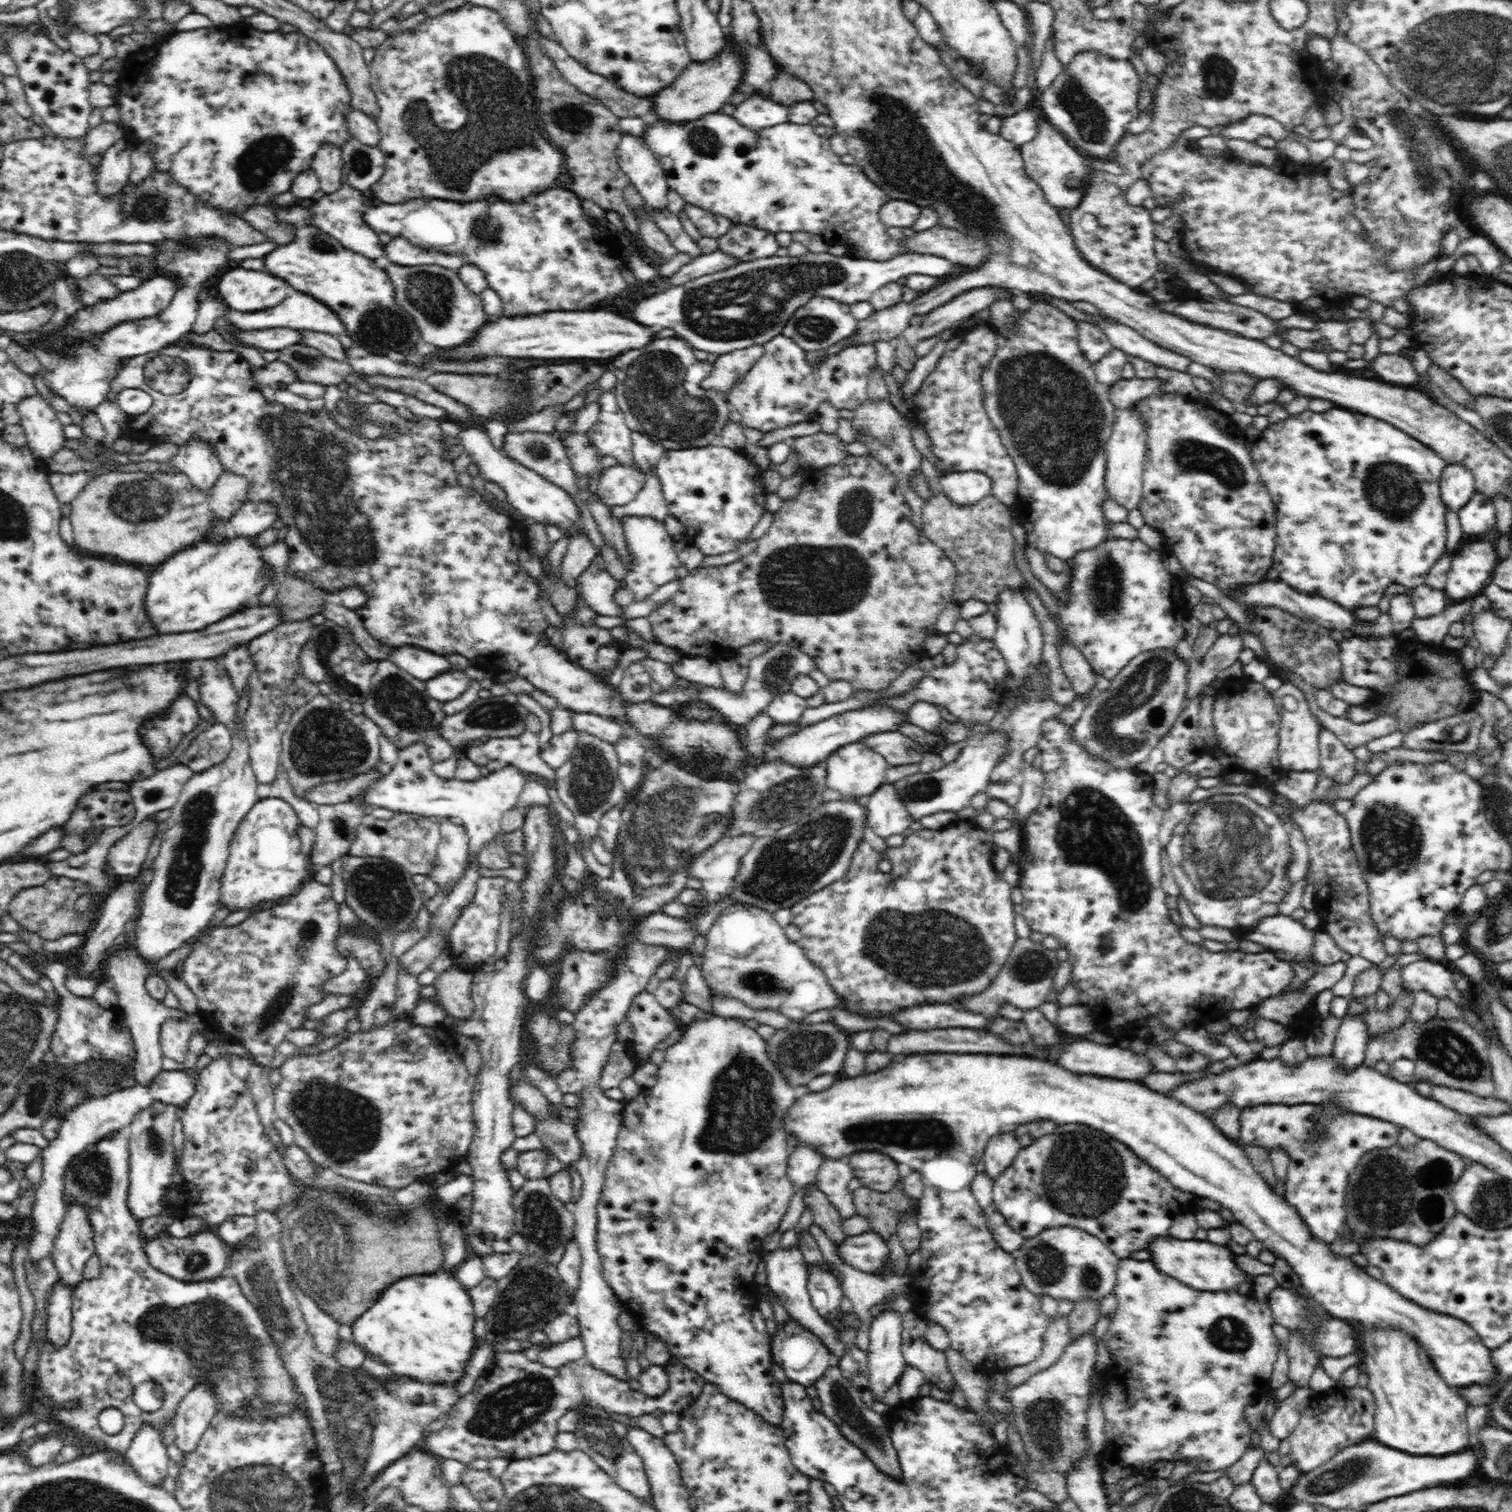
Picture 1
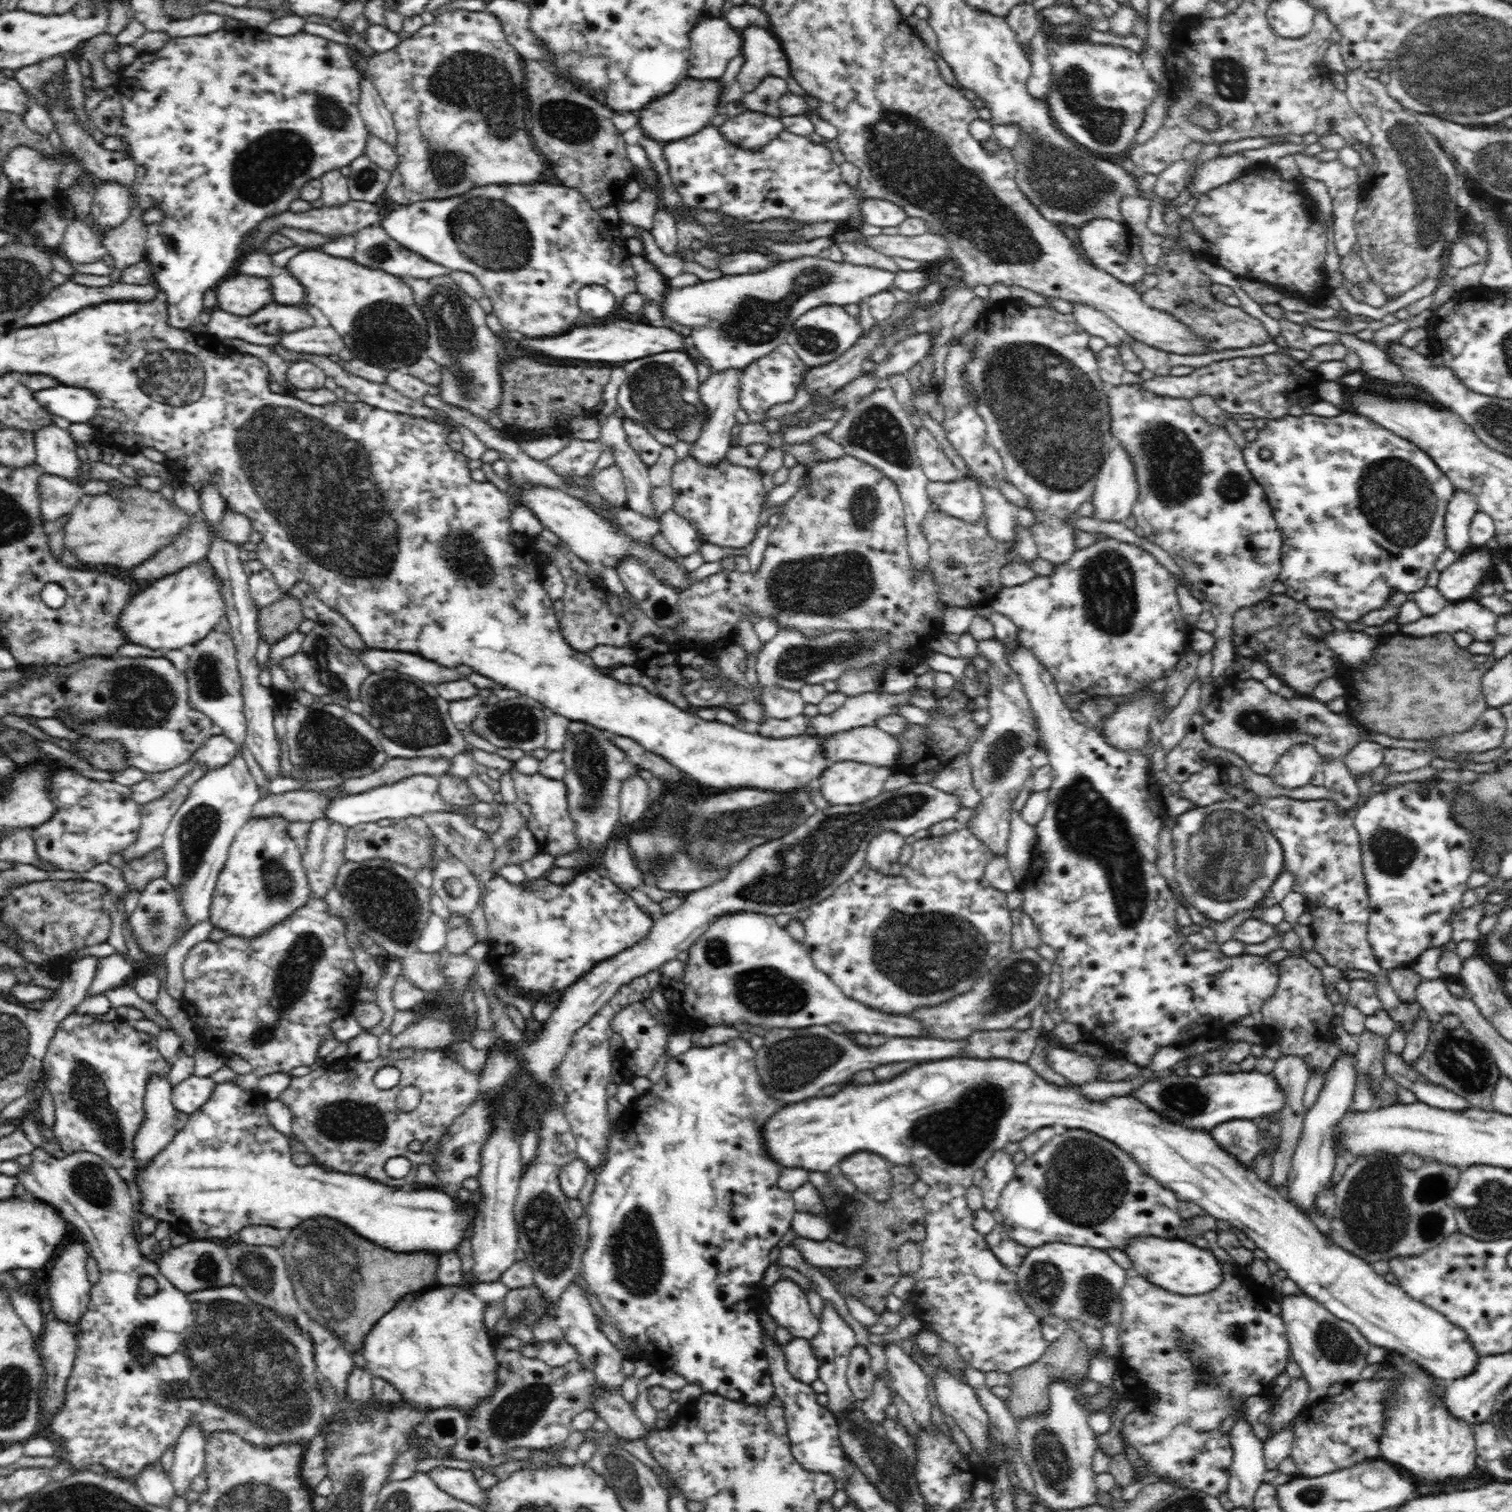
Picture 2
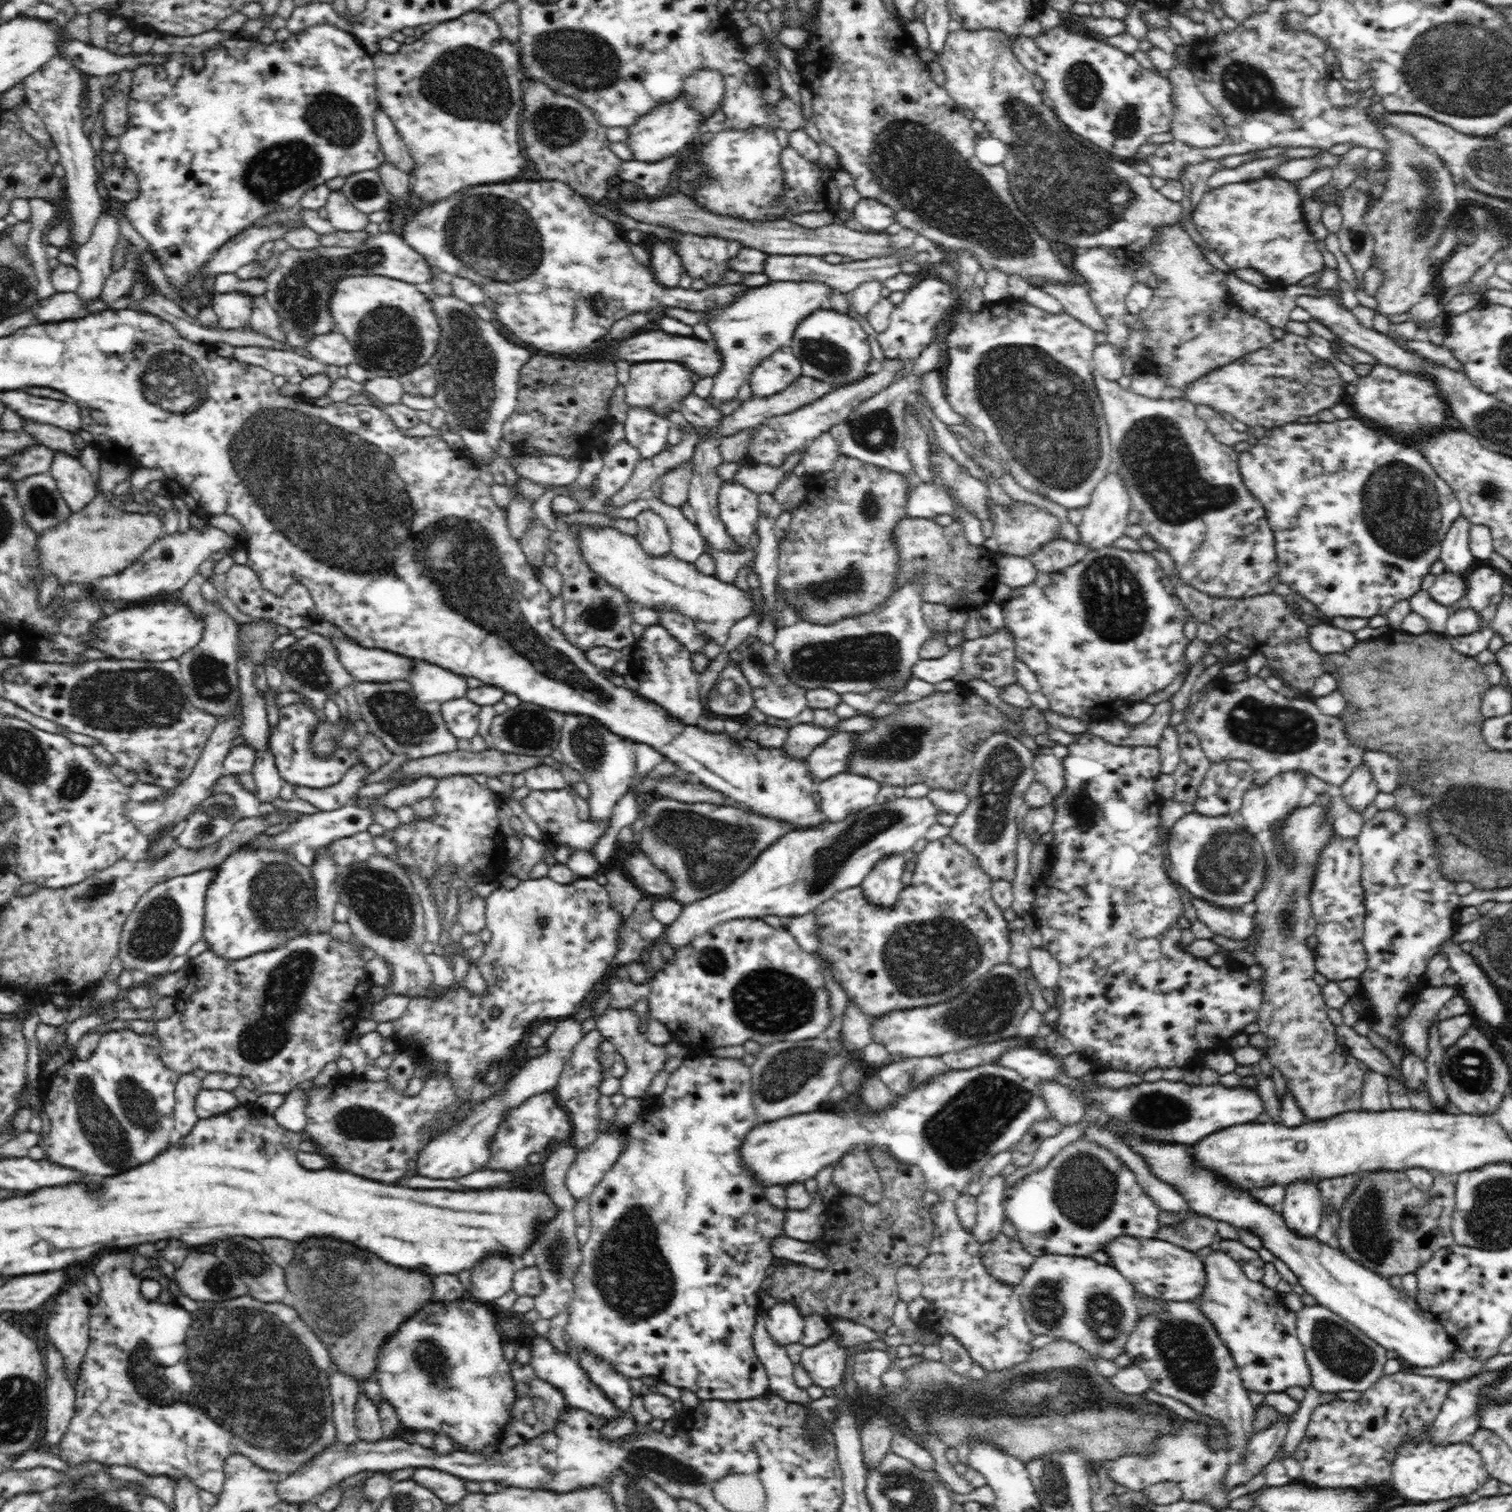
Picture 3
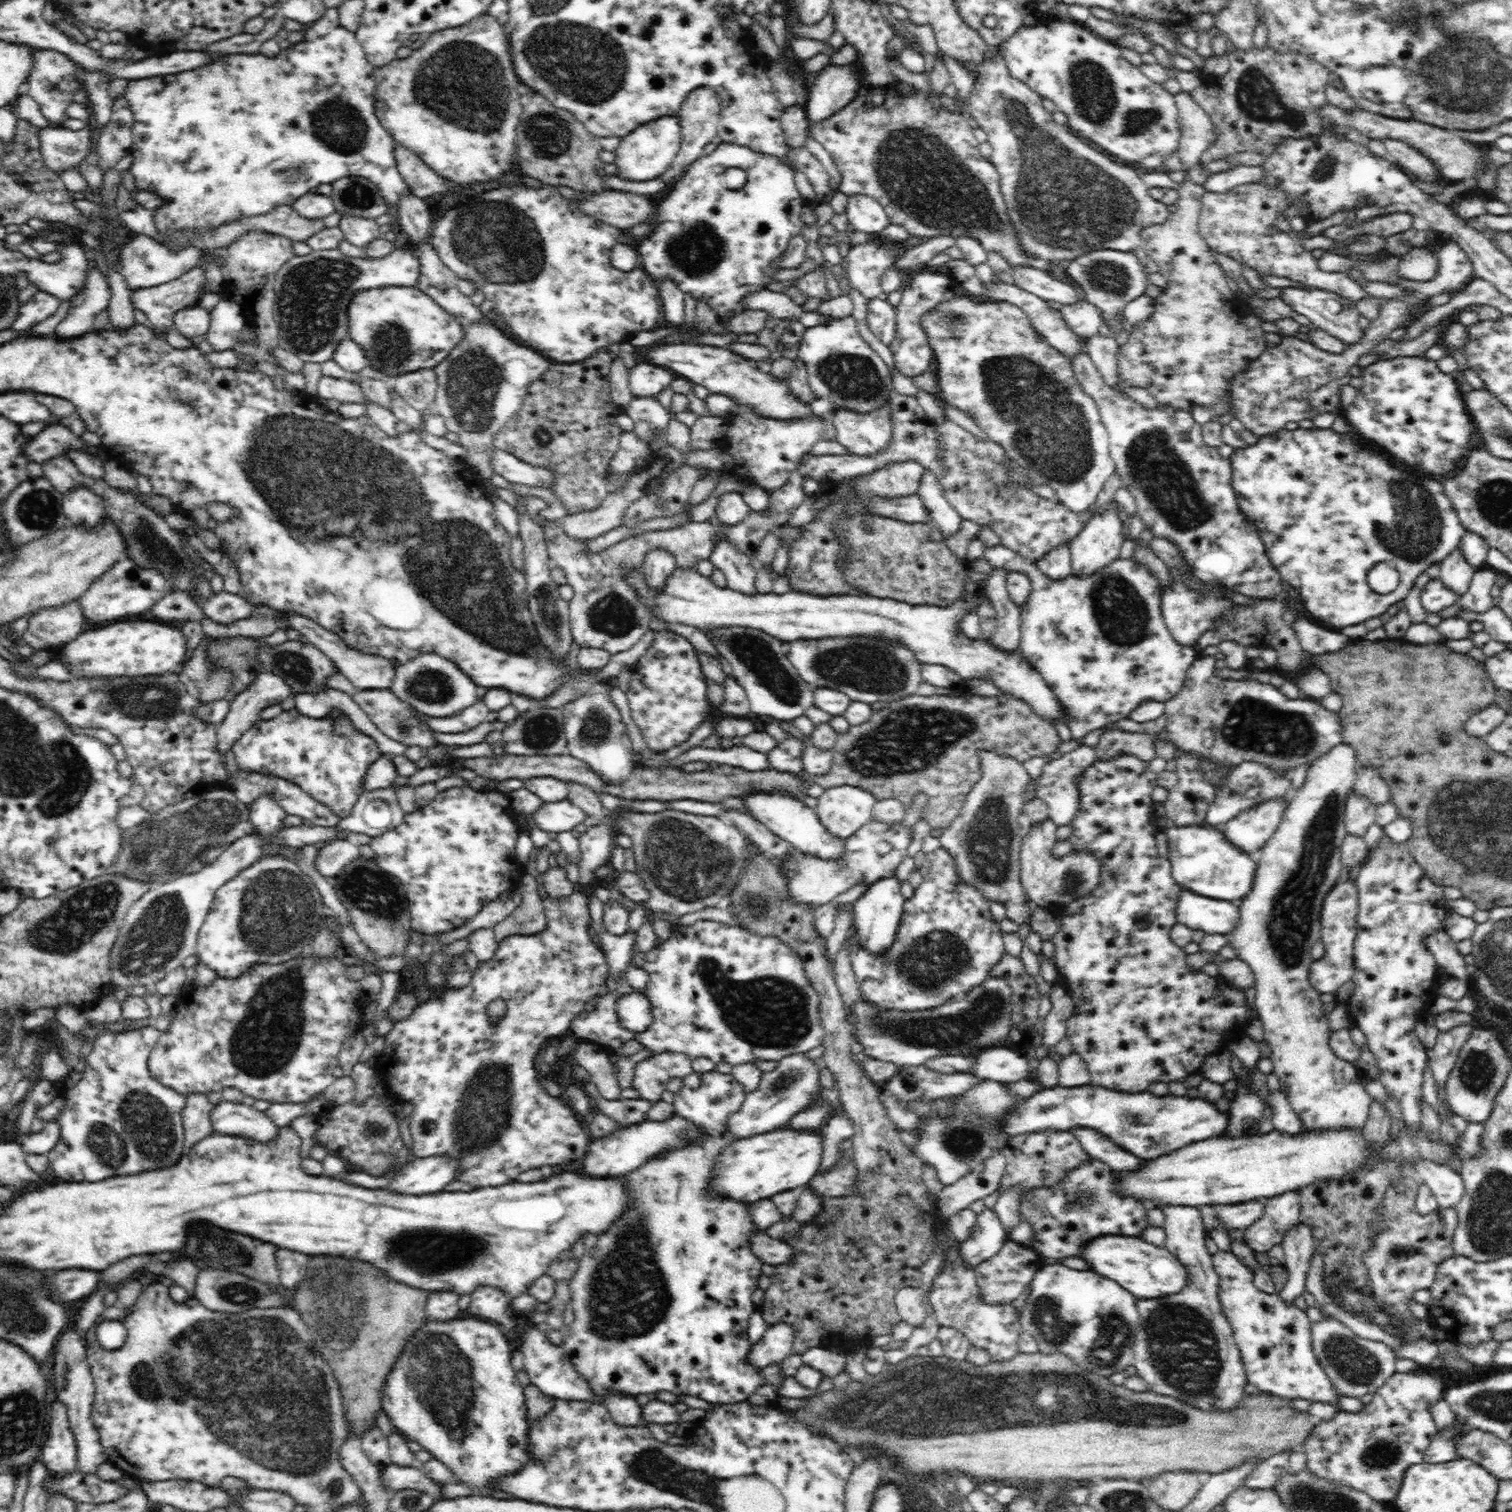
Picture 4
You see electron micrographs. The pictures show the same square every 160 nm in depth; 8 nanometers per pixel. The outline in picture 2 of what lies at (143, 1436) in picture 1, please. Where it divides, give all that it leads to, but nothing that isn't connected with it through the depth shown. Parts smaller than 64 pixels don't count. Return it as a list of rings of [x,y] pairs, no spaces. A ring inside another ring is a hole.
[[[160,1463],[142,1468],[142,1472],[133,1478],[146,1504],[169,1508],[175,1490],[168,1473],[164,1473]]]

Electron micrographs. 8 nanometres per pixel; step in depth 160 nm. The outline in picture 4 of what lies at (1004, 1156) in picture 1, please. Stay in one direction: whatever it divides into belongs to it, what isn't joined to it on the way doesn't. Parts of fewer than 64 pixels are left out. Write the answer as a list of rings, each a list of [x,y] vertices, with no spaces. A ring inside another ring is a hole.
[[[985,1208],[976,1218],[976,1226],[964,1242],[959,1244],[959,1256],[966,1268],[978,1267],[982,1262],[1000,1252],[1004,1242],[1008,1240],[997,1214],[992,1209]]]

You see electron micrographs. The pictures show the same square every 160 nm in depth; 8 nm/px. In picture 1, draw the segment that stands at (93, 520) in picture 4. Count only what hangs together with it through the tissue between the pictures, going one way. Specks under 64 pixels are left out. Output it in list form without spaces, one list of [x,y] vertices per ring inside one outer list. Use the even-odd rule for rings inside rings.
[[[36,392],[34,396],[24,396],[15,406],[15,419],[22,425],[27,448],[36,459],[46,461],[64,448],[63,425],[50,403]]]

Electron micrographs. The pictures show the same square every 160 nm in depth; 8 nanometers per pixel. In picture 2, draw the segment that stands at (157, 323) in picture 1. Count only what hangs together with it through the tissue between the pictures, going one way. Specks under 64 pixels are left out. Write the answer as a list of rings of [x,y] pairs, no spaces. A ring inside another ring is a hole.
[[[218,30],[202,36],[172,38],[164,48],[140,51],[130,66],[124,66],[116,85],[121,93],[123,106],[122,122],[117,136],[120,136],[123,148],[134,159],[137,173],[134,183],[129,187],[130,195],[136,195],[140,214],[149,209],[162,209],[164,222],[148,225],[146,229],[146,260],[153,274],[153,283],[167,302],[167,314],[171,327],[188,330],[194,325],[204,310],[202,300],[208,290],[215,288],[222,280],[235,272],[241,259],[240,245],[245,236],[262,223],[262,220],[289,211],[294,200],[300,199],[300,192],[310,180],[320,179],[324,174],[348,166],[354,158],[365,154],[366,140],[370,132],[366,125],[358,102],[360,102],[360,82],[362,73],[354,67],[350,59],[350,47],[344,43],[334,42],[314,34],[300,31],[292,36],[272,36],[266,32],[235,30]],[[65,384],[33,391],[33,397],[48,412],[76,424],[90,422],[97,413],[99,405],[98,397],[91,390]]]

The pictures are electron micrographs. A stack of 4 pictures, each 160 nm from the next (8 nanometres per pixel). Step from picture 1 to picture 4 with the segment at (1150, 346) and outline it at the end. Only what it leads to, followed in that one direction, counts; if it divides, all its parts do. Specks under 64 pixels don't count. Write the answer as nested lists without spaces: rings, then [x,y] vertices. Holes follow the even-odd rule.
[[[1010,266],[1009,272],[1014,278],[1014,285],[1045,301],[1056,301],[1060,305],[1078,304],[1080,301],[1074,286],[1048,275],[1044,266],[1041,268]]]

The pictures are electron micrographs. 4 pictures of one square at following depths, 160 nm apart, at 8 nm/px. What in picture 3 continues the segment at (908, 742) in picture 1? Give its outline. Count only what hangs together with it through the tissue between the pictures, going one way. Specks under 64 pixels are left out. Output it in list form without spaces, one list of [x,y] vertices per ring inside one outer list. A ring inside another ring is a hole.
[[[840,731],[830,736],[807,756],[807,770],[818,781],[847,772],[849,756],[852,747],[855,747],[854,741],[856,737],[848,732]]]

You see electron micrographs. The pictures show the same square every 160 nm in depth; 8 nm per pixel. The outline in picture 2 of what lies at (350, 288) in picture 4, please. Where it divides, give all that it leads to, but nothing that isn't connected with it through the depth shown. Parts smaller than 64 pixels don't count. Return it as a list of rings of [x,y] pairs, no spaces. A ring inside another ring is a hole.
[[[366,227],[364,230],[355,234],[356,252],[351,258],[356,264],[367,266],[368,268],[378,268],[385,270],[394,276],[402,278],[434,278],[434,276],[449,275],[451,270],[426,260],[426,258],[419,256],[417,253],[407,250],[402,247],[396,240],[392,240],[387,236],[387,233],[382,227]],[[280,268],[276,276],[270,277],[272,287],[273,302],[282,305],[294,305],[294,307],[309,308],[308,302],[305,301],[306,291],[300,284],[300,281],[286,269]]]

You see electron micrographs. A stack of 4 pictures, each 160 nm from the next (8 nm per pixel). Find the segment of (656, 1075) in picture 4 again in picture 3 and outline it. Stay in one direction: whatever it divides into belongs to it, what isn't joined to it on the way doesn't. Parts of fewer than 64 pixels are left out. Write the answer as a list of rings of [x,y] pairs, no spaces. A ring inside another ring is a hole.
[[[608,1007],[604,1014],[596,1018],[596,1028],[599,1033],[611,1042],[618,1053],[626,1061],[626,1074],[621,1080],[621,1093],[627,1098],[640,1098],[646,1100],[646,1090],[650,1088],[654,1076],[664,1070],[664,1064],[672,1056],[676,1058],[686,1058],[688,1051],[681,1041],[672,1040],[667,1045],[654,1045],[646,1039],[646,1034],[640,1033],[640,1016],[634,1008],[616,1009]]]

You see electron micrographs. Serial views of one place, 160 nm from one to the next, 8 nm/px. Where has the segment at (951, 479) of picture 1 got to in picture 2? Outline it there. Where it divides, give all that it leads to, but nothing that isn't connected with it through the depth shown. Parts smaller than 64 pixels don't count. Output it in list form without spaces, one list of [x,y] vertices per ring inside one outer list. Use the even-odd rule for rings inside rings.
[[[960,478],[956,482],[932,482],[926,485],[926,492],[932,504],[948,516],[978,522],[983,514],[983,496],[980,485],[974,479]]]

